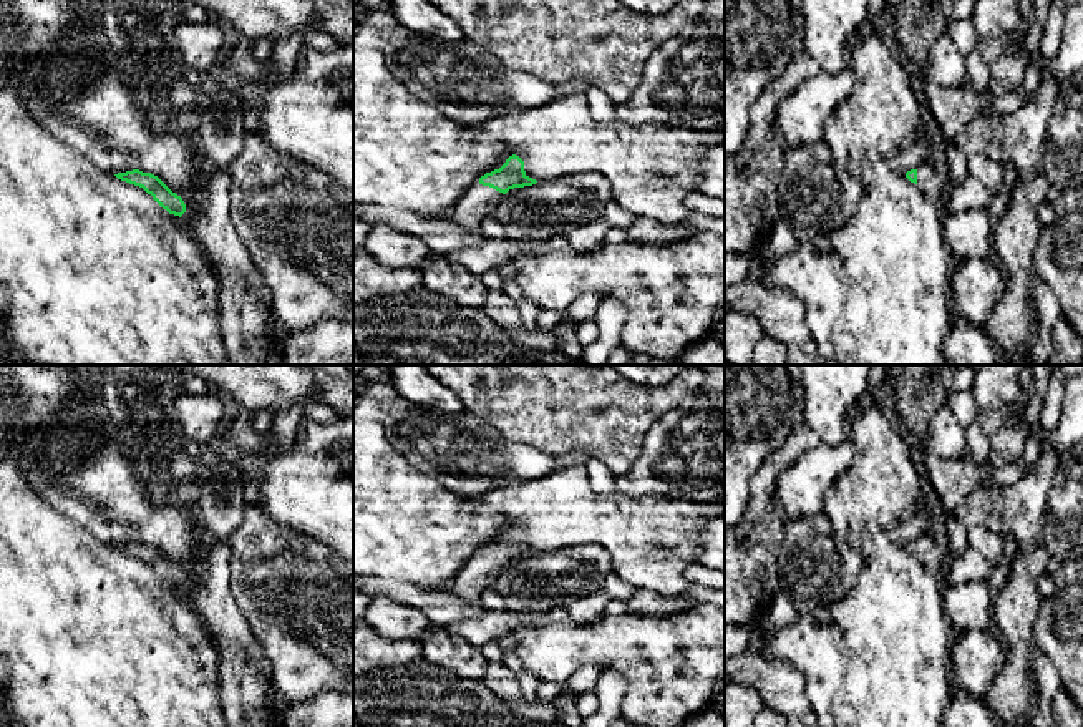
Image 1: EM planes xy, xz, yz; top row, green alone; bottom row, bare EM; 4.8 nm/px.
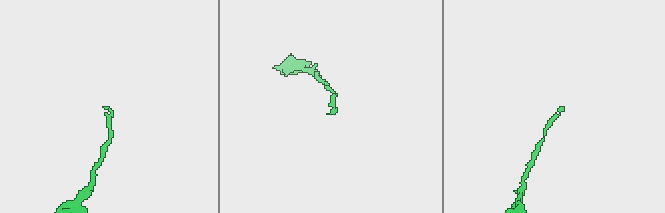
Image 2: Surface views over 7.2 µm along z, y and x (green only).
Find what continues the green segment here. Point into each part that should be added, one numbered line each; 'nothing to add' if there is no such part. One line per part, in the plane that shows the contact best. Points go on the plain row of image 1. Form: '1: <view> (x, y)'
1: xz (476, 575)

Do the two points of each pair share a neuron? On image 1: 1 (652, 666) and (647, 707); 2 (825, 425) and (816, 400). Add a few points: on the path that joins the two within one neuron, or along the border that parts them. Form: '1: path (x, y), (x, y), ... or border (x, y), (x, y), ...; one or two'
1: path (652, 676), (652, 697); one
2: path (825, 419), (823, 407); one

